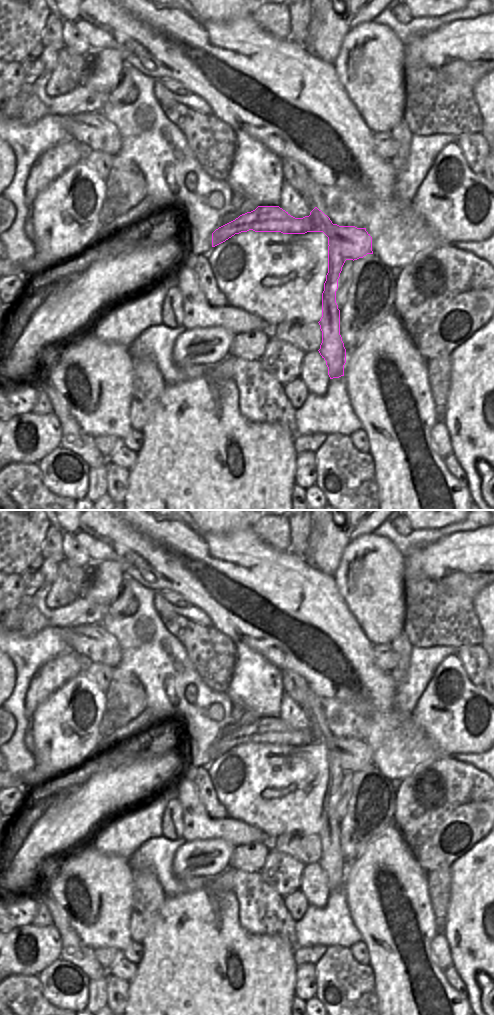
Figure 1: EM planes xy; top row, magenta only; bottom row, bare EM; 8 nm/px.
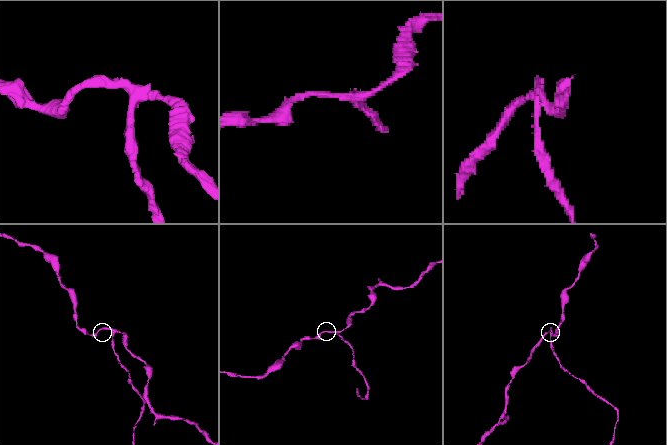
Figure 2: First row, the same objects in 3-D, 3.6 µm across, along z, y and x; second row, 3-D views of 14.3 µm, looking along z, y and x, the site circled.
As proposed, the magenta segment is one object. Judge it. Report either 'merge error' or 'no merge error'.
merge error

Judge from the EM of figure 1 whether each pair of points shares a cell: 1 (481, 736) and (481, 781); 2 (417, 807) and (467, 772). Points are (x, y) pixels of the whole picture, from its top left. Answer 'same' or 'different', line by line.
1: different
2: same

